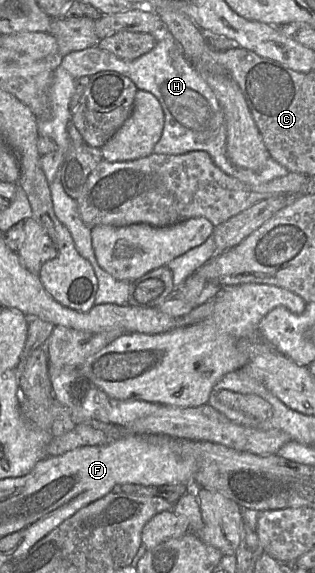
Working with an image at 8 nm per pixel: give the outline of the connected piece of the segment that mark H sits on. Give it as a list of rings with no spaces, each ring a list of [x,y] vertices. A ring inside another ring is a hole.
[[[162,33],[153,49],[135,60],[123,60],[93,46],[65,55],[60,66],[75,79],[91,77],[101,71],[115,71],[131,79],[138,90],[153,94],[160,102],[165,118],[161,138],[153,149],[154,154],[180,155],[204,151],[221,171],[249,184],[266,183],[289,172],[273,158],[259,171],[237,167],[230,161],[226,152],[227,127],[221,106],[211,87],[170,34]]]

